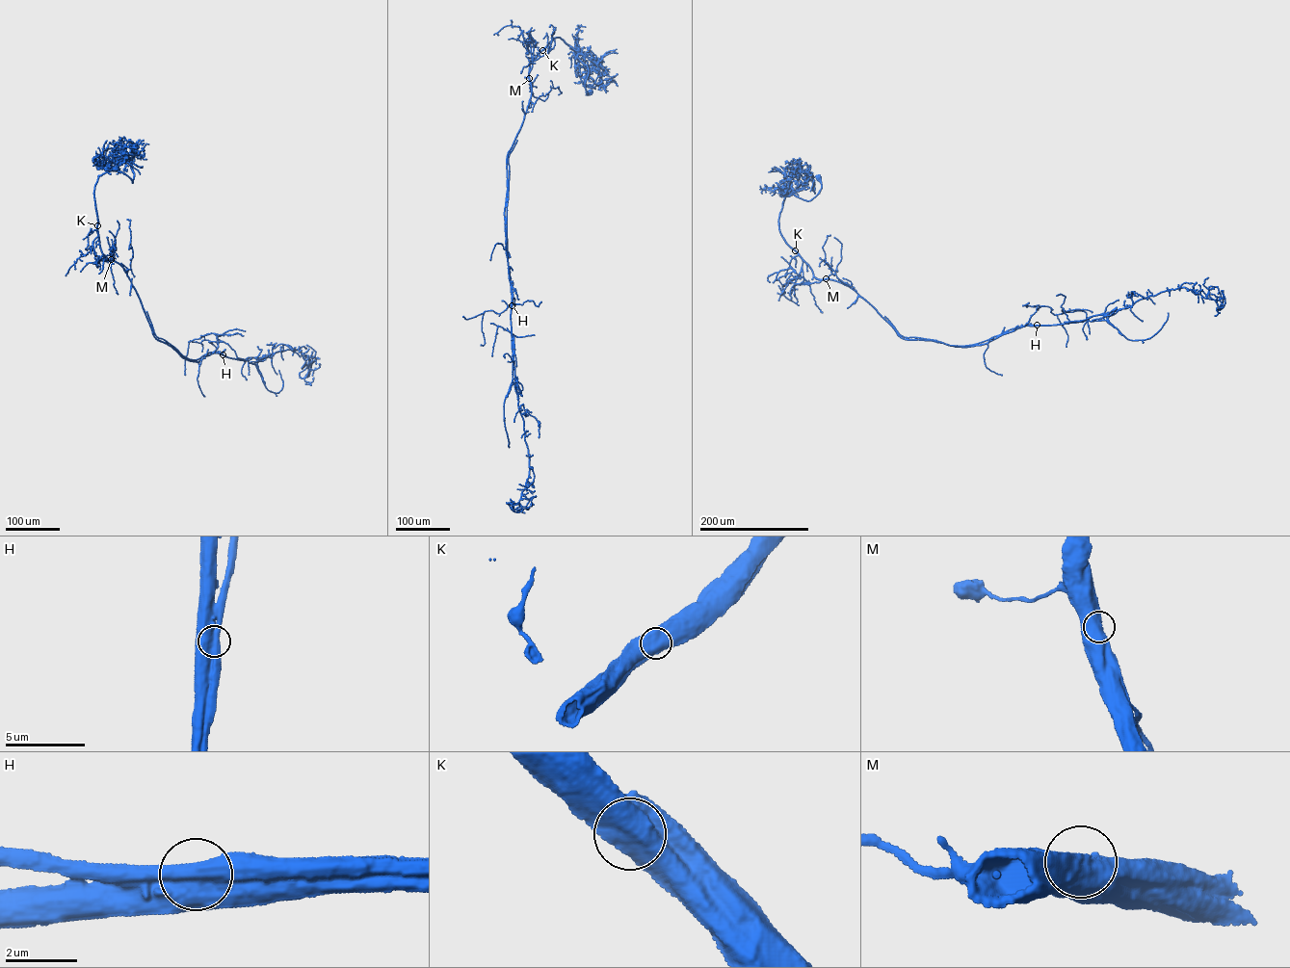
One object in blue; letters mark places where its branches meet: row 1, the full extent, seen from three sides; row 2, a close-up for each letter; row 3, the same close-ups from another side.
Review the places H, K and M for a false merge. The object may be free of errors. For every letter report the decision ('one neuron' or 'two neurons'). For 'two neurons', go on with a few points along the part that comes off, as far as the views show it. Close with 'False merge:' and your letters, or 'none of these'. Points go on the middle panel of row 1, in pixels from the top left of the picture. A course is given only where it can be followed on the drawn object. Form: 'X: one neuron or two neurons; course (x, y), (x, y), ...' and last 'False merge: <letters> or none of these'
H: two neurons; course (512, 305), (507, 230), (508, 158), (517, 140)
K: one neuron
M: one neuron
False merge: H

